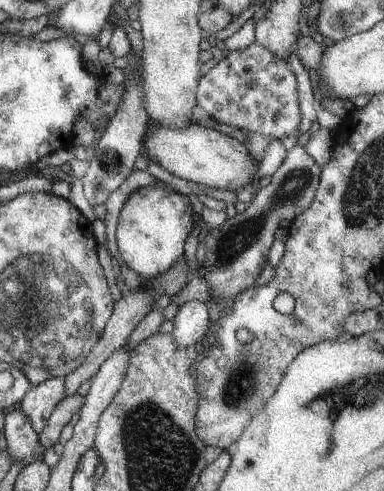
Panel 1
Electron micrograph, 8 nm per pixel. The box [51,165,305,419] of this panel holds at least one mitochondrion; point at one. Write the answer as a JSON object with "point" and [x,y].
{"point":[242,379]}

